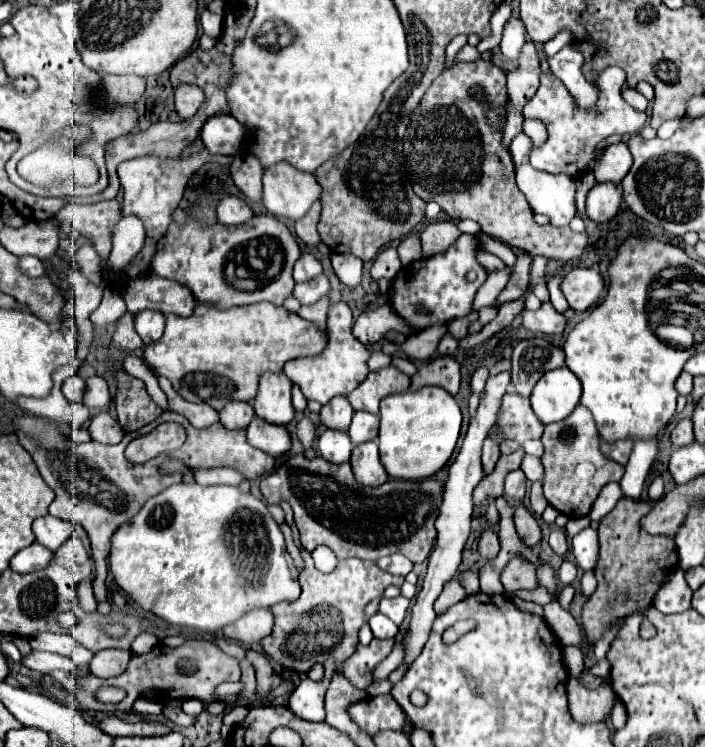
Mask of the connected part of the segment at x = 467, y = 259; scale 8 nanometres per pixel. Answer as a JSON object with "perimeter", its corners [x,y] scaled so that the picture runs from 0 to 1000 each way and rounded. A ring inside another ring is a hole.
{"perimeter":[[[655,313],[633,337],[627,340],[616,340],[610,345],[601,345],[582,353],[579,359],[570,359],[559,378],[553,380],[550,388],[550,402],[553,410],[559,412],[559,418],[573,426],[573,431],[587,442],[596,444],[601,439],[610,439],[616,434],[633,434],[650,426],[658,426],[670,418],[670,402],[675,396],[675,388],[684,383],[684,378],[689,375],[692,364],[675,351],[672,345],[672,335],[678,332],[678,321],[670,313]],[[672,361],[678,364],[678,375],[672,375],[672,380],[661,378],[661,364]],[[599,407],[607,412],[610,420],[596,423],[590,418],[590,410]]]}

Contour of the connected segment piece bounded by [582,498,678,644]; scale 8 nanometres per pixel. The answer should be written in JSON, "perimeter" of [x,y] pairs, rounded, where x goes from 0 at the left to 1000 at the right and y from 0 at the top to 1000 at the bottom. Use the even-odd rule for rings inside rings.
{"perimeter":[[[879,667],[874,680],[862,685],[848,707],[851,750],[845,755],[848,790],[826,814],[828,851],[843,862],[857,841],[888,830],[896,822],[913,822],[950,768],[962,763],[962,739],[950,718],[922,718],[908,707],[908,693],[922,685],[922,675]]]}

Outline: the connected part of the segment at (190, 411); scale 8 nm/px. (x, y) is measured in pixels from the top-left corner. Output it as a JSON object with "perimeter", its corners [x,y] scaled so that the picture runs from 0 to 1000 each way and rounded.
{"perimeter":[[[224,503],[224,514],[227,519],[235,525],[238,530],[238,541],[241,541],[241,549],[244,552],[252,552],[258,554],[261,560],[267,560],[267,565],[275,570],[275,573],[295,573],[301,568],[309,565],[309,552],[304,546],[298,546],[295,541],[272,541],[272,538],[264,538],[241,514],[241,509],[235,503]]]}

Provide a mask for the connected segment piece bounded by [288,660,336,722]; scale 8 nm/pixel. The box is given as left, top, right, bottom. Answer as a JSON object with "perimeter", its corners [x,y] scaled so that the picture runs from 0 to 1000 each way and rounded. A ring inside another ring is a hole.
{"perimeter":[[[465,884],[465,889],[460,889],[460,905],[457,905],[457,910],[451,910],[451,913],[445,913],[445,910],[428,910],[426,918],[411,929],[409,948],[423,961],[440,964],[440,967],[457,967],[462,961],[462,953],[460,953],[460,929],[465,924],[471,900],[477,900],[477,889],[471,889],[471,884]]]}

